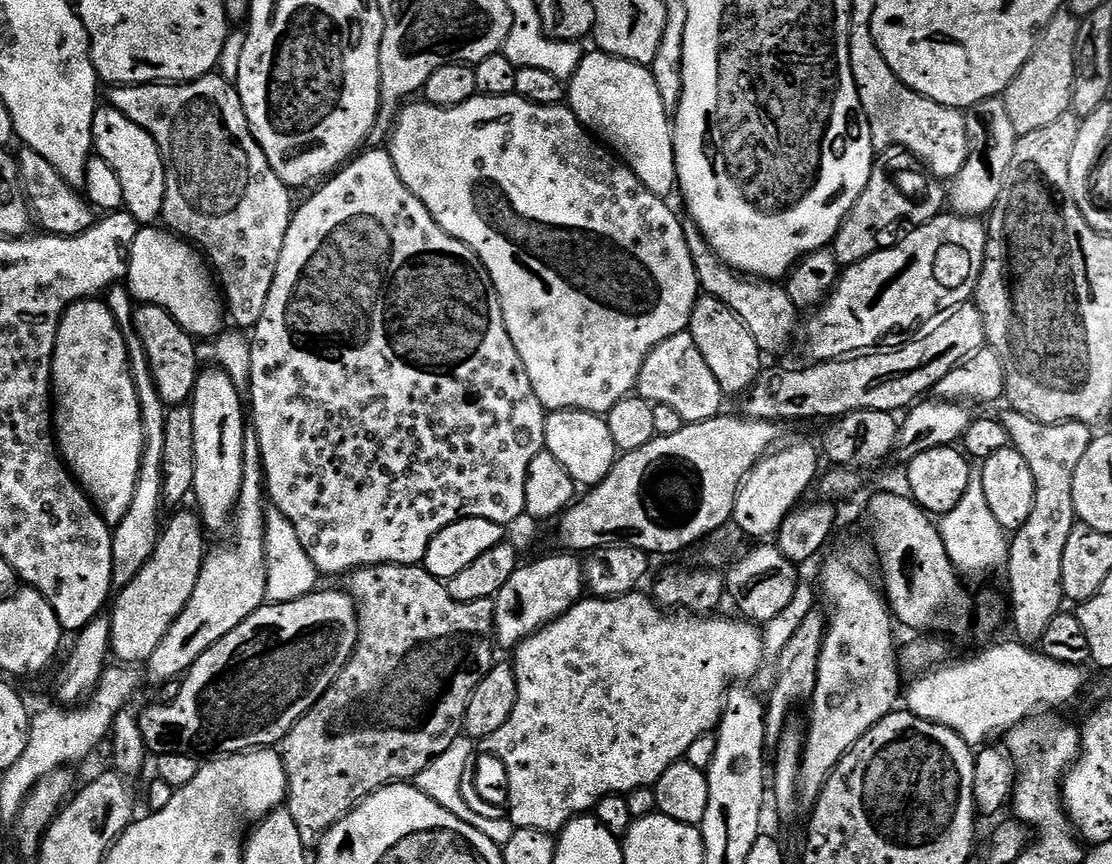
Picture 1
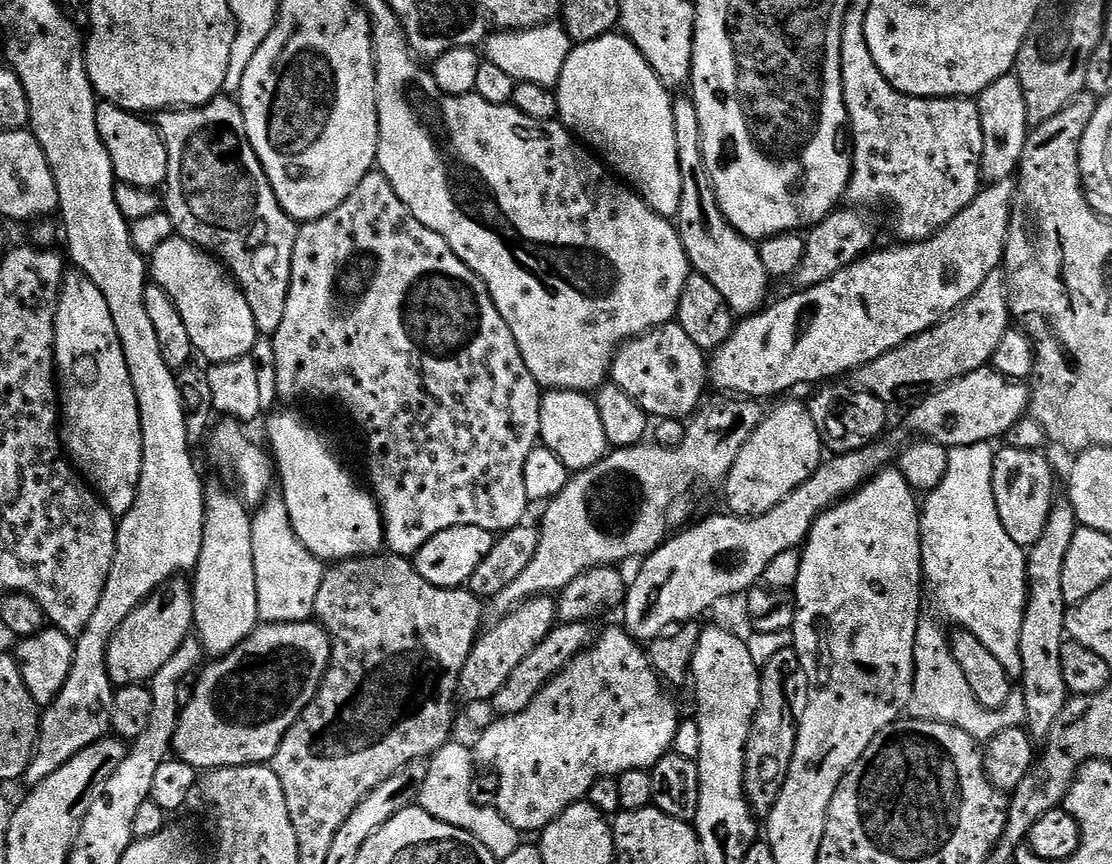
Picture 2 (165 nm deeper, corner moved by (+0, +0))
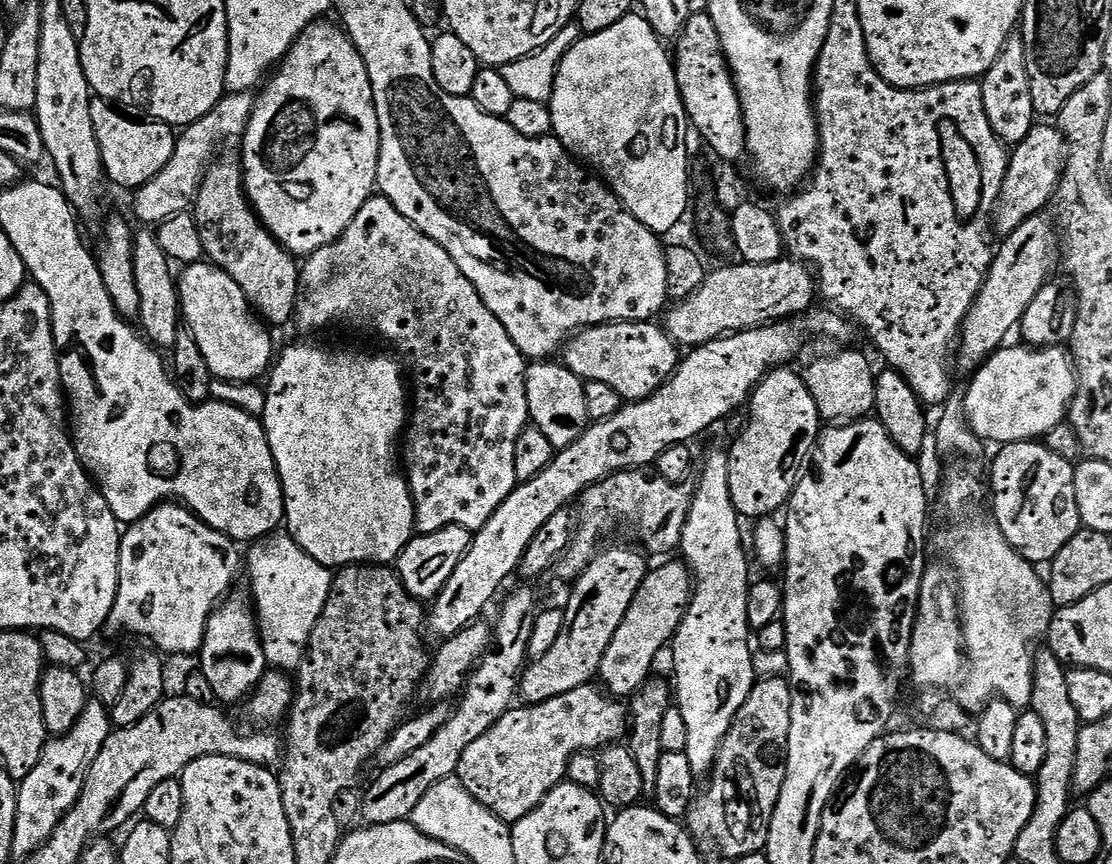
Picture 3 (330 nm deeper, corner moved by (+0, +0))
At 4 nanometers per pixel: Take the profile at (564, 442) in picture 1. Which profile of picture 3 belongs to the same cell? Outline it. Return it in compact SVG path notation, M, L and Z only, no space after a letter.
M532 362L527 365L526 402L528 403L528 415L534 427L542 430L542 434L546 434L546 439L550 441L550 446L554 446L558 450L578 442L578 438L582 438L582 434L590 427L590 421L586 414L584 386L585 381L574 375L569 368L564 367L563 363Z

